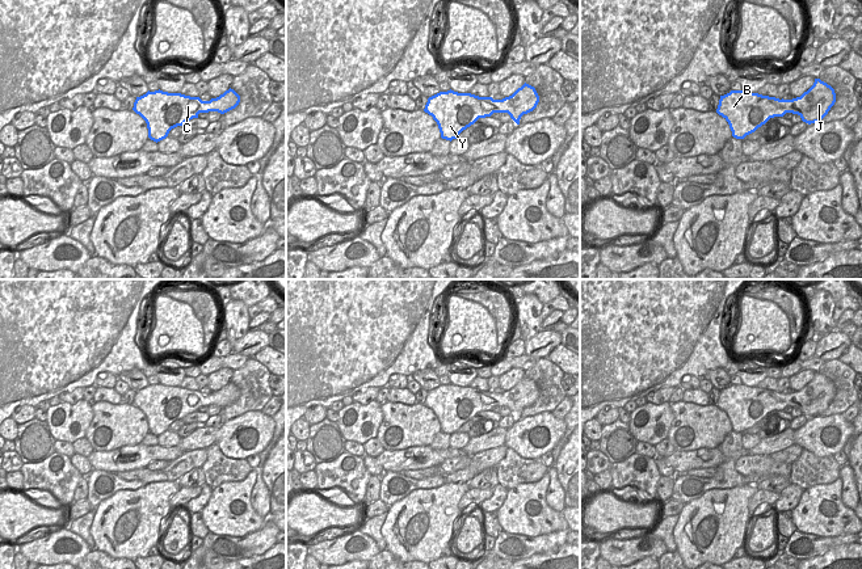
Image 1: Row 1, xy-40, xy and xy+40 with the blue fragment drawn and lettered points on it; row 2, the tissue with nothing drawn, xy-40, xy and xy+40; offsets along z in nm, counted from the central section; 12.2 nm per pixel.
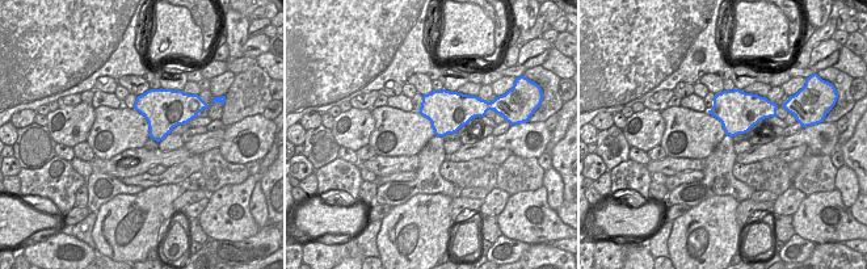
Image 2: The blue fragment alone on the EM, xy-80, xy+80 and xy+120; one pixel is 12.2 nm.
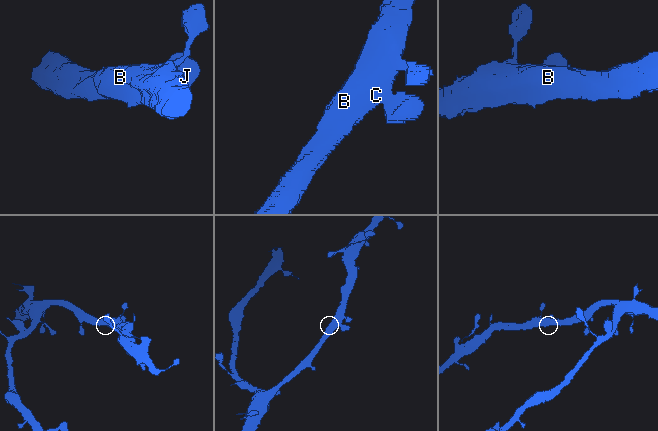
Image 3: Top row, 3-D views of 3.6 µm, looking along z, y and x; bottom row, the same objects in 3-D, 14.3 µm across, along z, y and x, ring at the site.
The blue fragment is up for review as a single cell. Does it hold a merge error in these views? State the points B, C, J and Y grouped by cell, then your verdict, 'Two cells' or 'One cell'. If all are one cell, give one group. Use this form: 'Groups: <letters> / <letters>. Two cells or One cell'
Groups: B C J Y. One cell.

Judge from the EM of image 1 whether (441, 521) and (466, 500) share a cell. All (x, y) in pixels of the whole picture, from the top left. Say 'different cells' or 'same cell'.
different cells

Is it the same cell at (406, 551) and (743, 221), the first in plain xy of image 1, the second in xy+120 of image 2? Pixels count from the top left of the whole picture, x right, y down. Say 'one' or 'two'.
two

